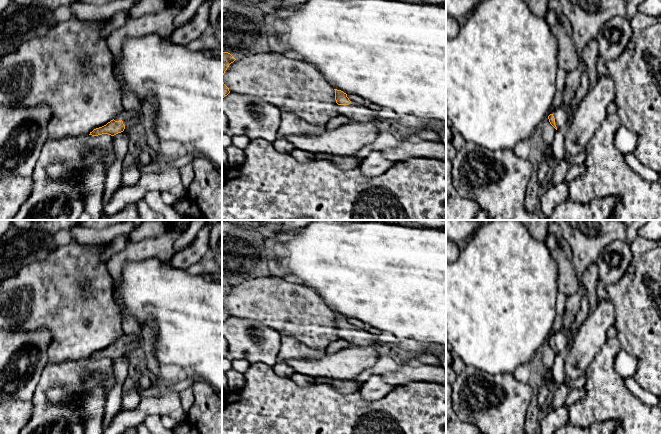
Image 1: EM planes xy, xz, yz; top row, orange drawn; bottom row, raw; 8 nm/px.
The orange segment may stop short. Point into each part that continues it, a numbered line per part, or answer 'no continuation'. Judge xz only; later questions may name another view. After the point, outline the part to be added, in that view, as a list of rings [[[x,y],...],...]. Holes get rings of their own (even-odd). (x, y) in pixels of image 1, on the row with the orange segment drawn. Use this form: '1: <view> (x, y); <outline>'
1: xz (355, 112); [[[351,102],[349,105],[338,105],[339,114],[345,115],[350,121],[373,122],[378,126],[386,126],[390,122],[384,121],[367,106],[361,106]]]

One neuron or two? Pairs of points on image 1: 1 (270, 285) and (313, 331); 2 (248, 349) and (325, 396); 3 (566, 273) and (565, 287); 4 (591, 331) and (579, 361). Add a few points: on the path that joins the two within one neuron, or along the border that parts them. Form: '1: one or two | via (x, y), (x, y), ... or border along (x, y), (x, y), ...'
1: one | via (280, 296), (304, 320)
2: two | border along (251, 363), (263, 362), (272, 366)
3: one | via (566, 276), (566, 284)
4: one | via (589, 338), (581, 354)

